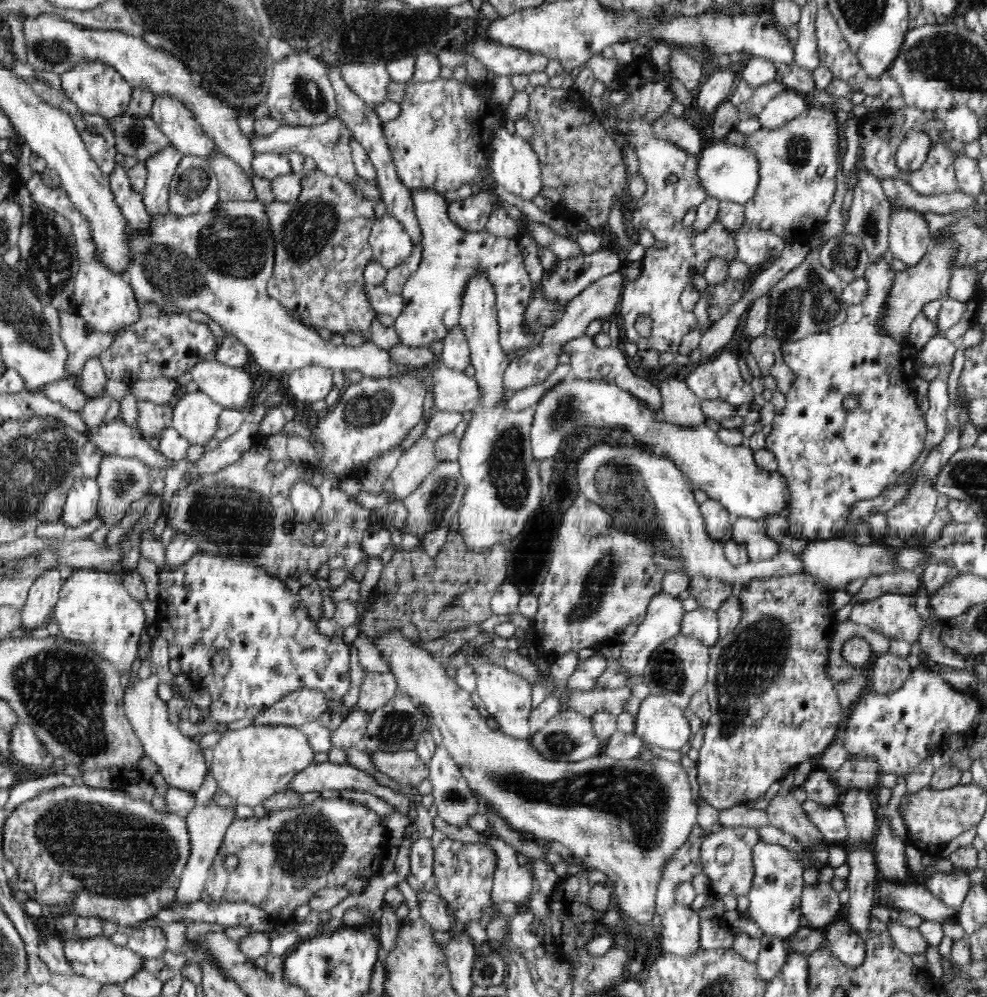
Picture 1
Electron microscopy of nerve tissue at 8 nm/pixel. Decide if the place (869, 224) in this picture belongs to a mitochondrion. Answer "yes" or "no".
yes

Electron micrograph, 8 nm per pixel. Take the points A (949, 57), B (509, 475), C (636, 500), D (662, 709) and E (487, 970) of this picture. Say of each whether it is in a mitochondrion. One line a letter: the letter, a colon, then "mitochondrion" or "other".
A: mitochondrion
B: mitochondrion
C: mitochondrion
D: mitochondrion
E: mitochondrion

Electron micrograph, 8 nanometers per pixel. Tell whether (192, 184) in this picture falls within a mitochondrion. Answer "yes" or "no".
yes

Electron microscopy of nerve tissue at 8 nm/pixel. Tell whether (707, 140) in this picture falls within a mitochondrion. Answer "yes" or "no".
no

